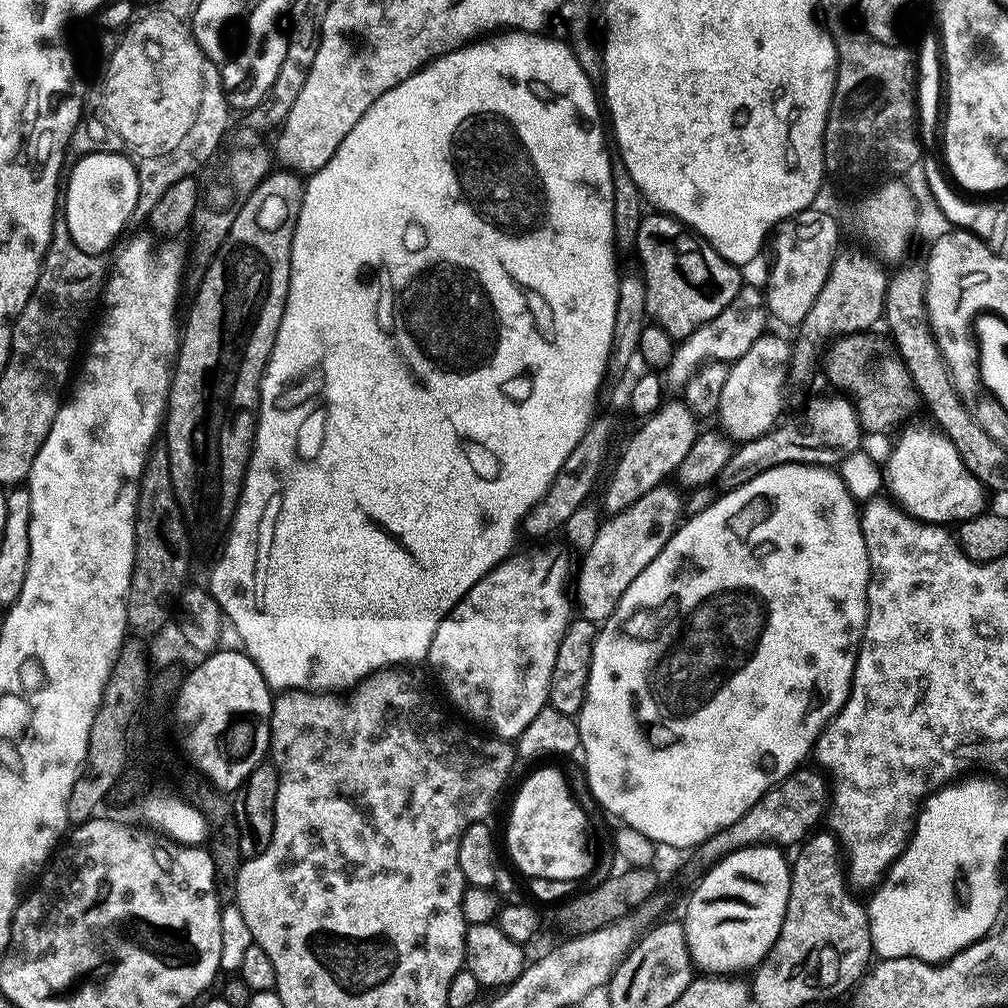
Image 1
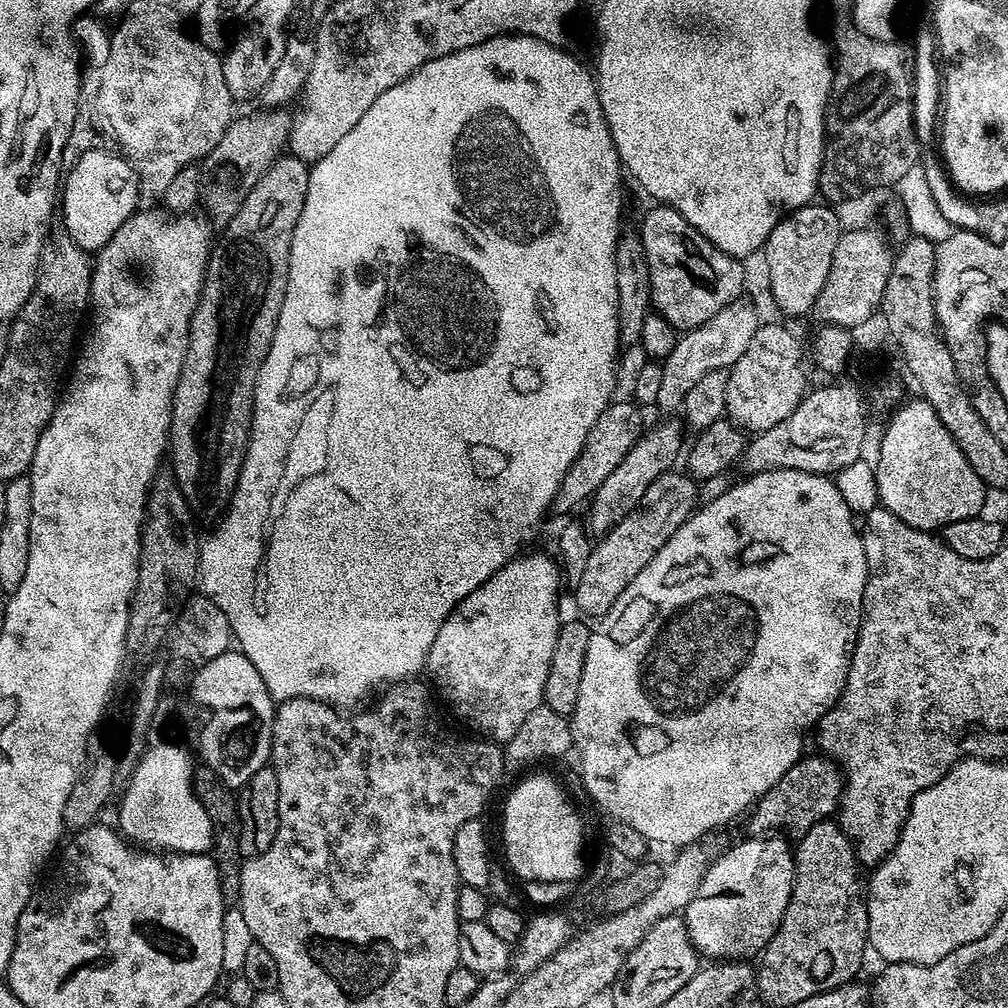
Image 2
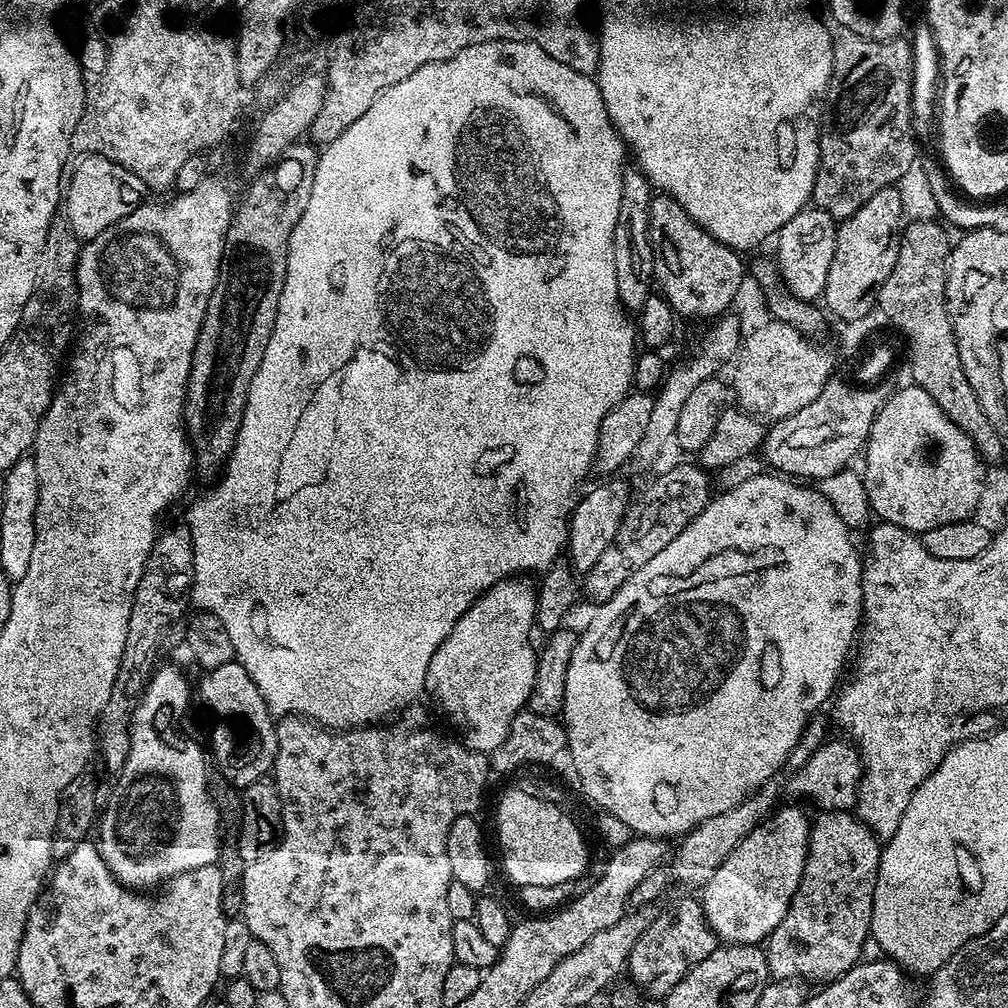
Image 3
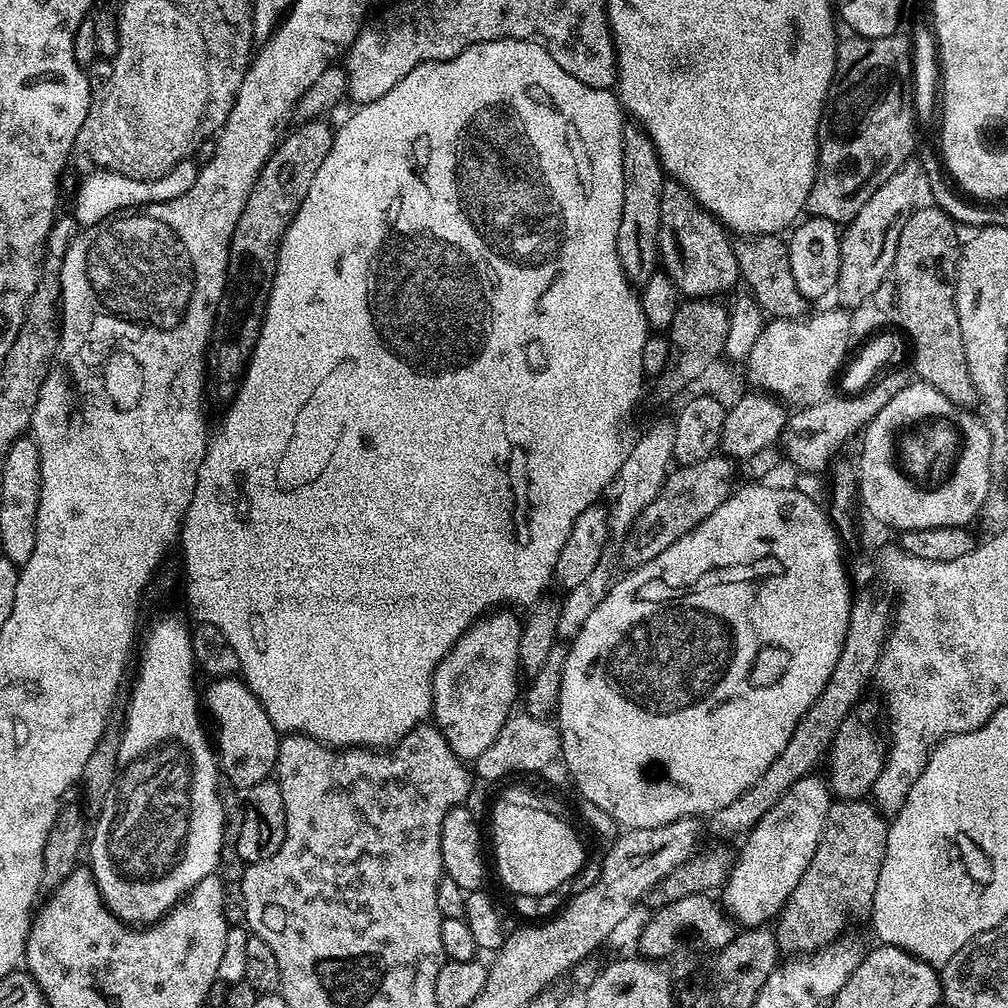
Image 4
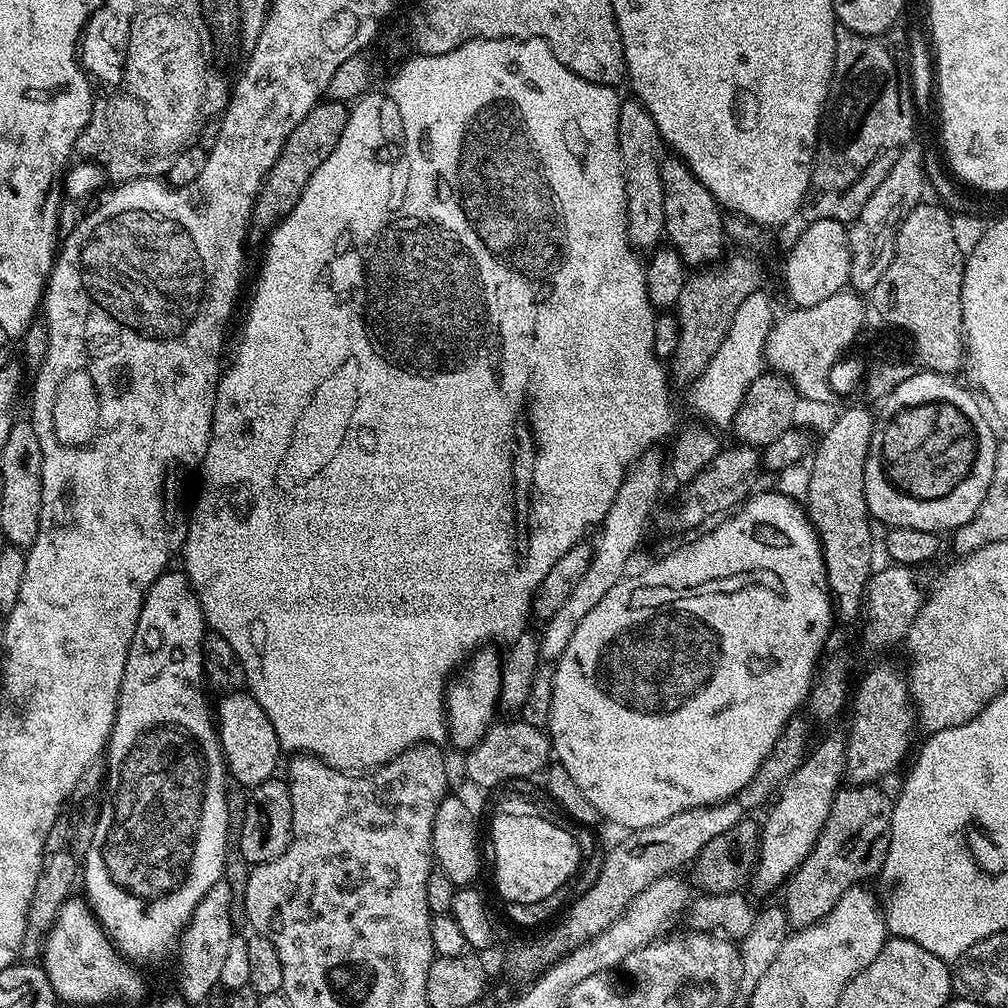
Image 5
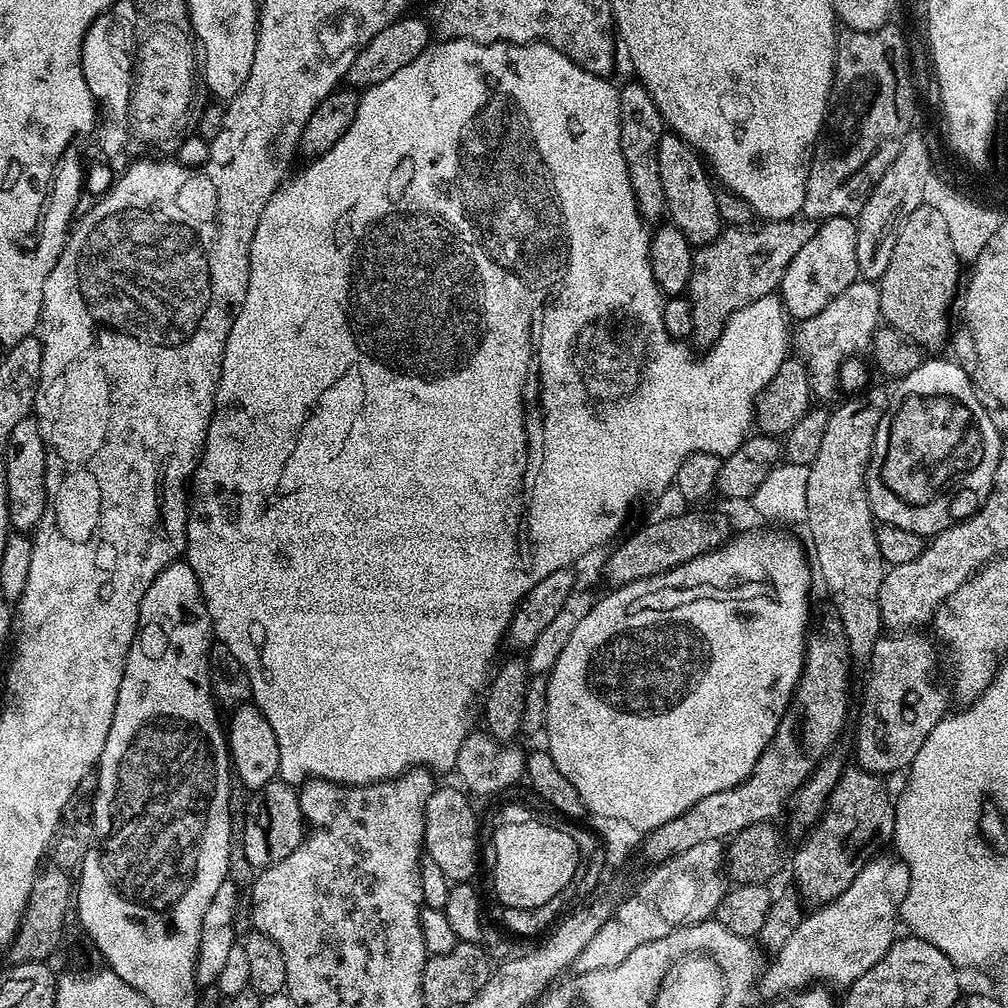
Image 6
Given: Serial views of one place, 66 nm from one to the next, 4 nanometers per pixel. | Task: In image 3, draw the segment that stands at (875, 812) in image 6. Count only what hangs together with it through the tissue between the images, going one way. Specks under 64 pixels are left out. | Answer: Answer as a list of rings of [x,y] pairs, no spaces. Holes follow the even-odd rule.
[[[820,812],[811,821],[812,833],[808,835],[808,857],[802,870],[802,878],[786,918],[768,935],[768,974],[776,982],[831,982],[861,963],[864,939],[872,930],[872,903],[874,886],[880,865],[881,841],[852,812]]]

